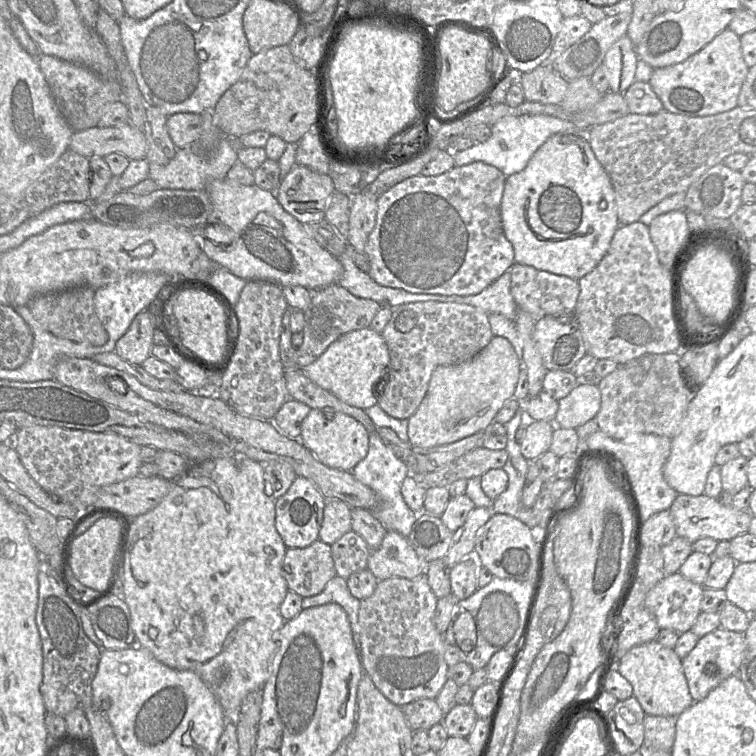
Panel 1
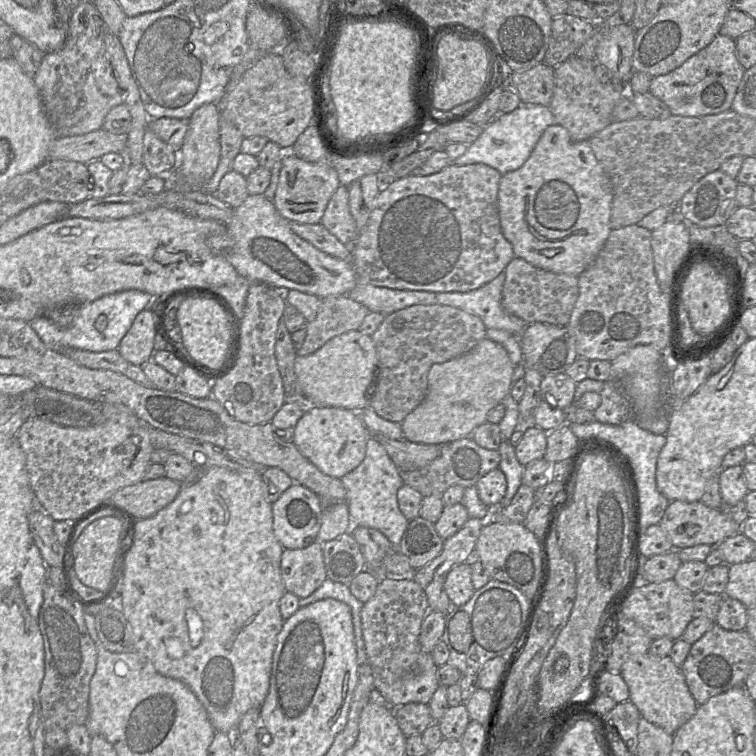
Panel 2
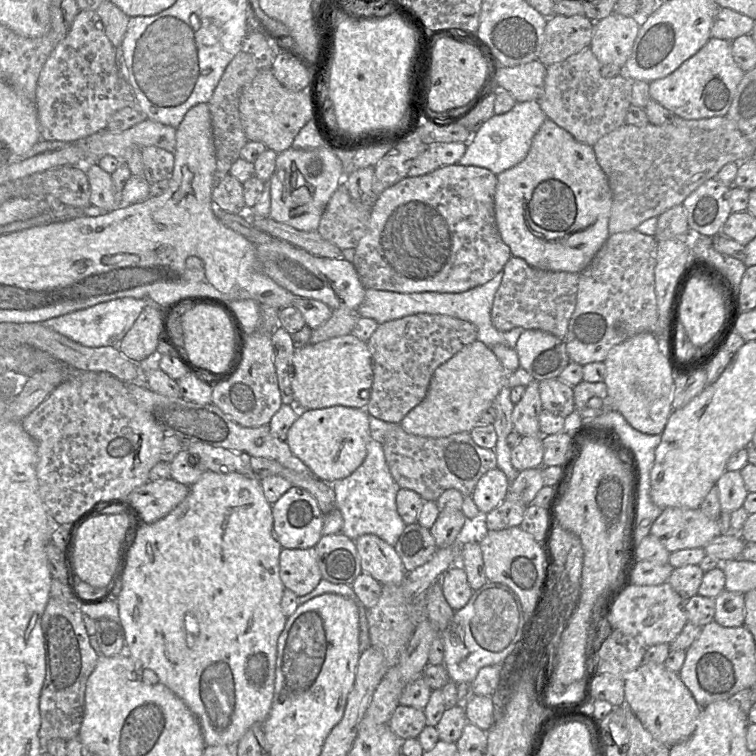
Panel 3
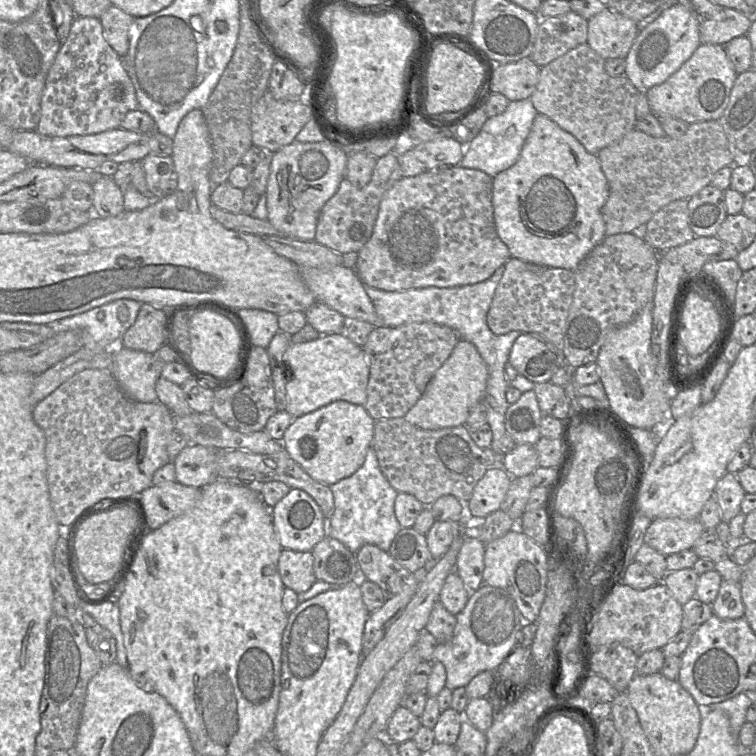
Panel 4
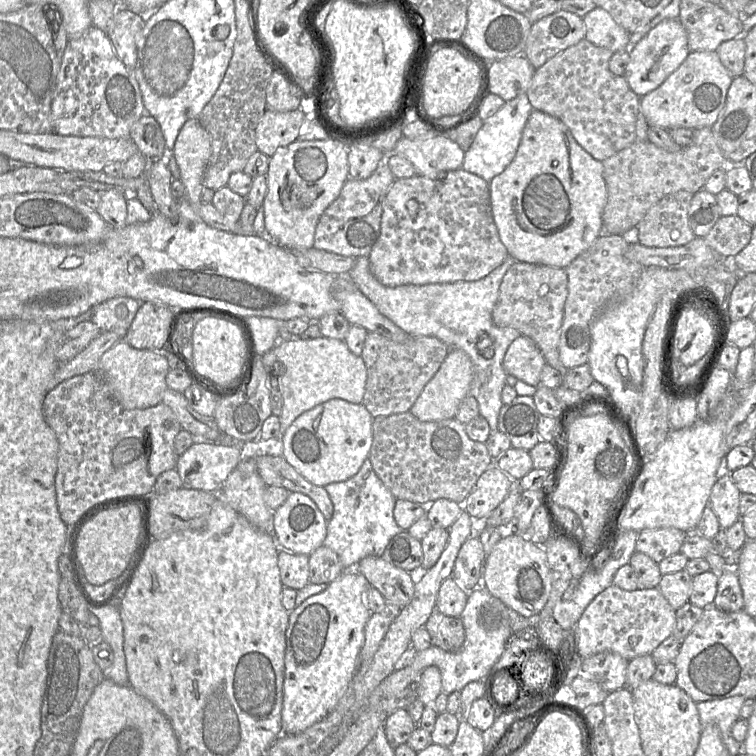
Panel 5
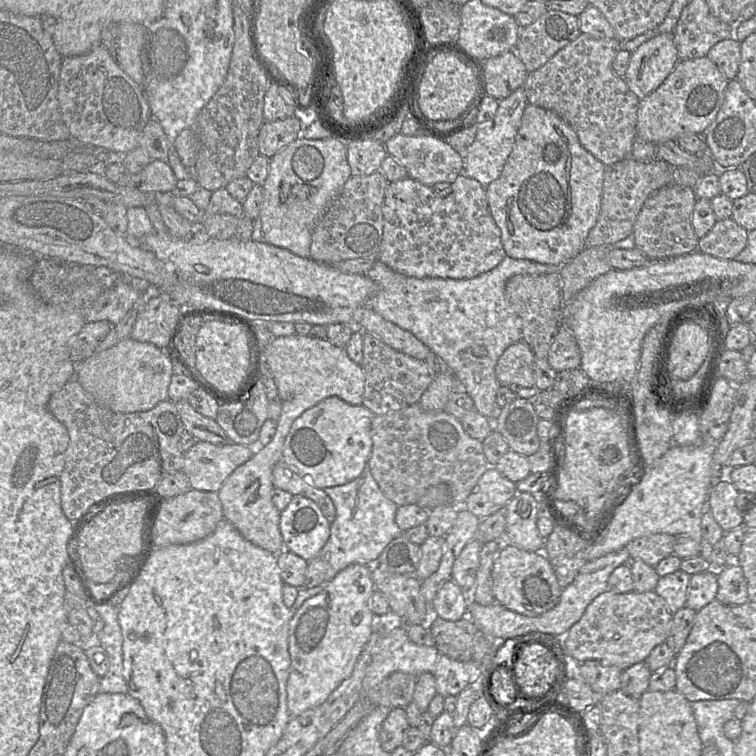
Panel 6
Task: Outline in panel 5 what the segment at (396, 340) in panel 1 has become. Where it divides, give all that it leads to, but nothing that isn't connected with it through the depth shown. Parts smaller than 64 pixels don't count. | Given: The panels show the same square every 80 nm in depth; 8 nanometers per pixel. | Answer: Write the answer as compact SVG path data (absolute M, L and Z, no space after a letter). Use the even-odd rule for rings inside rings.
M368 332L361 354L367 369L362 404L373 418L409 411L425 385L439 370L449 350L434 336L409 336L399 343L381 334Z

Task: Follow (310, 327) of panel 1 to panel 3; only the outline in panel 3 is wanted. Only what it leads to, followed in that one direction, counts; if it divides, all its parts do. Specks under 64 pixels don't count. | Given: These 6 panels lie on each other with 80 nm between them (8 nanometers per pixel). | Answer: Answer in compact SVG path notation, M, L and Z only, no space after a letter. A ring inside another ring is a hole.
M337 308L321 326L312 329L309 344L316 344L330 338L348 335L355 327L359 313L349 308Z

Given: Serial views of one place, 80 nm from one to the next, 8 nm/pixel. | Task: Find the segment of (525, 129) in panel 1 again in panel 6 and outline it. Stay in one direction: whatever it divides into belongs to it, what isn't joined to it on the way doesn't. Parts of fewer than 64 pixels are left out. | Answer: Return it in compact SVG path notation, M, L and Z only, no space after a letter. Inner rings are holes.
M524 87L516 89L507 98L499 101L499 106L492 120L484 124L478 124L474 142L470 145L466 158L464 159L463 173L479 181L487 187L493 180L497 179L510 155L515 138L521 124L523 111L528 104Z

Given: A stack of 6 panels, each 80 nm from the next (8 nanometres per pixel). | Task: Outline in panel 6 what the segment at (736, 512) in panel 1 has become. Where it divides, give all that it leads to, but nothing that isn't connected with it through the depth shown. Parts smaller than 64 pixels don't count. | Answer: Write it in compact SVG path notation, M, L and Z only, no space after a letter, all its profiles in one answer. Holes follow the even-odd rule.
M668 533L646 535L633 539L625 547L630 559L641 559L655 567L662 559L674 553L676 537Z

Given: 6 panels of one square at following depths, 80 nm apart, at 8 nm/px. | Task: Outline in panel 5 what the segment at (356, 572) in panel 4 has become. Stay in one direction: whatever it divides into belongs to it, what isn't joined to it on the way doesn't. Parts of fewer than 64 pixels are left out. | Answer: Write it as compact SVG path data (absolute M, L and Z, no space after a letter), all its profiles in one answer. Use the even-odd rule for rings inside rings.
M325 545L309 556L309 583L330 584L338 579L345 569L338 555Z

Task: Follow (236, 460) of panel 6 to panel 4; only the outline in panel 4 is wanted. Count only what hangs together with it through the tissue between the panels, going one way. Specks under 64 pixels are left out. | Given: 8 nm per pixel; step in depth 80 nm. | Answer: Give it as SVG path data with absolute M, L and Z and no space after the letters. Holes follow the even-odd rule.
M189 444L173 459L176 482L202 488L217 477L217 449Z

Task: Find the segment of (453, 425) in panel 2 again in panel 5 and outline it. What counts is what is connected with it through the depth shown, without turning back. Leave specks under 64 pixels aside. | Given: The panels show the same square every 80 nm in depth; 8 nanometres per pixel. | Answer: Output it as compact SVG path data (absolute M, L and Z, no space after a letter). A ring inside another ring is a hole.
M450 349L439 370L425 385L409 411L423 422L455 418L462 400L470 395L473 377L473 364L468 354L460 349Z

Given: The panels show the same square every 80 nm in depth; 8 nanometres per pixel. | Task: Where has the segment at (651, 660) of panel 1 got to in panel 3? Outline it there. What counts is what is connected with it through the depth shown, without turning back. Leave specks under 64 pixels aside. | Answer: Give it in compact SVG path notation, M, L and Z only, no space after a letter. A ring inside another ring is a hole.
M642 663L624 679L625 701L642 725L652 736L663 744L672 747L688 740L695 731L701 707L690 690L685 686L678 673L668 670L664 664Z

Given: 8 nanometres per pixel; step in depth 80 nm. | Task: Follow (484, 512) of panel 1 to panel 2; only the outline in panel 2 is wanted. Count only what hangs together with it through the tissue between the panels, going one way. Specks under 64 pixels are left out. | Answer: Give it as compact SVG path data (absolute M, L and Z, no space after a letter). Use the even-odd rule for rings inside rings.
M469 517L453 536L444 541L441 553L416 570L413 580L425 589L433 580L444 578L453 567L469 561L475 556L475 545L486 521Z

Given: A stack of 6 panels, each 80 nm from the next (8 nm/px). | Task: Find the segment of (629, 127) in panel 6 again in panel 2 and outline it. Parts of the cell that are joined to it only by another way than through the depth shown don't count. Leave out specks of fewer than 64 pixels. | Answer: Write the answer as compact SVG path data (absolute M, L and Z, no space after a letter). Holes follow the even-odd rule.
M571 56L554 68L554 91L548 105L557 124L570 133L574 141L589 140L612 122L612 111L628 91L623 83L601 83L594 72L595 61Z

